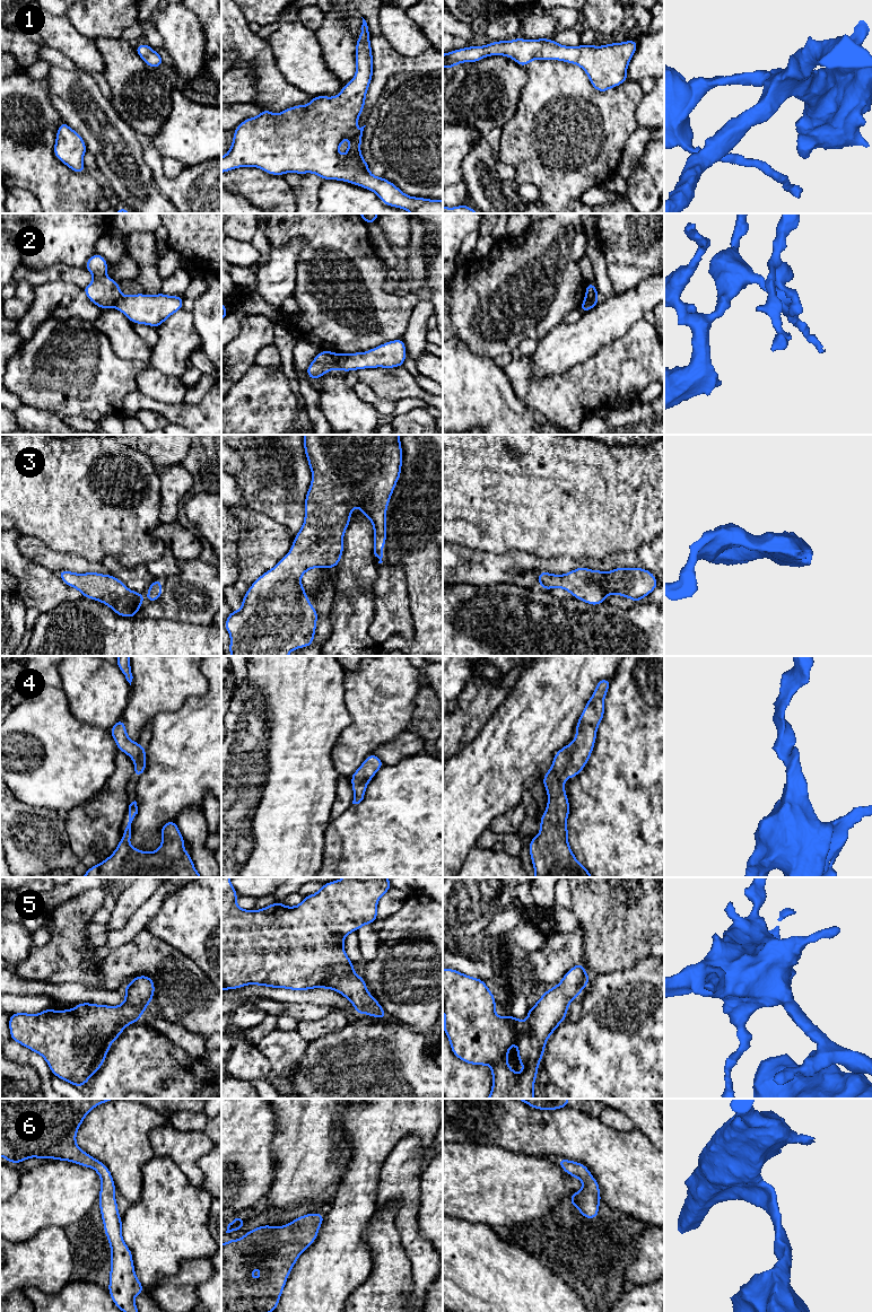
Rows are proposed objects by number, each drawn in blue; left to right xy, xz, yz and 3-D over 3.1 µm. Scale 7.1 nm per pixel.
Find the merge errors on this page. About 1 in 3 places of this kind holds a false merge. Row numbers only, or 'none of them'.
2

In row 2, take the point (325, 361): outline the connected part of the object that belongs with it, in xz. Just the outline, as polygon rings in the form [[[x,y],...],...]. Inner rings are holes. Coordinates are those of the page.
[[[322,350],[309,364],[306,374],[314,381],[333,369],[338,369],[338,365],[339,355],[329,350]]]

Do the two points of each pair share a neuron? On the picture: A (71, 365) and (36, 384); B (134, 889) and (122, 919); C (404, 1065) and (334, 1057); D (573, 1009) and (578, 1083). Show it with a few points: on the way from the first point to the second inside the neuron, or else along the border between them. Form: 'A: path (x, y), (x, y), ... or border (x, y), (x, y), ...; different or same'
A: path (62, 368), (45, 375); same
B: path (133, 897), (123, 911); same
C: path (387, 1065), (351, 1065); same
D: border (576, 998), (581, 1016), (567, 1021); different

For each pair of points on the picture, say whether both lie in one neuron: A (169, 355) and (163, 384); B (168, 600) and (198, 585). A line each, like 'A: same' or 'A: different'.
A: different
B: same

